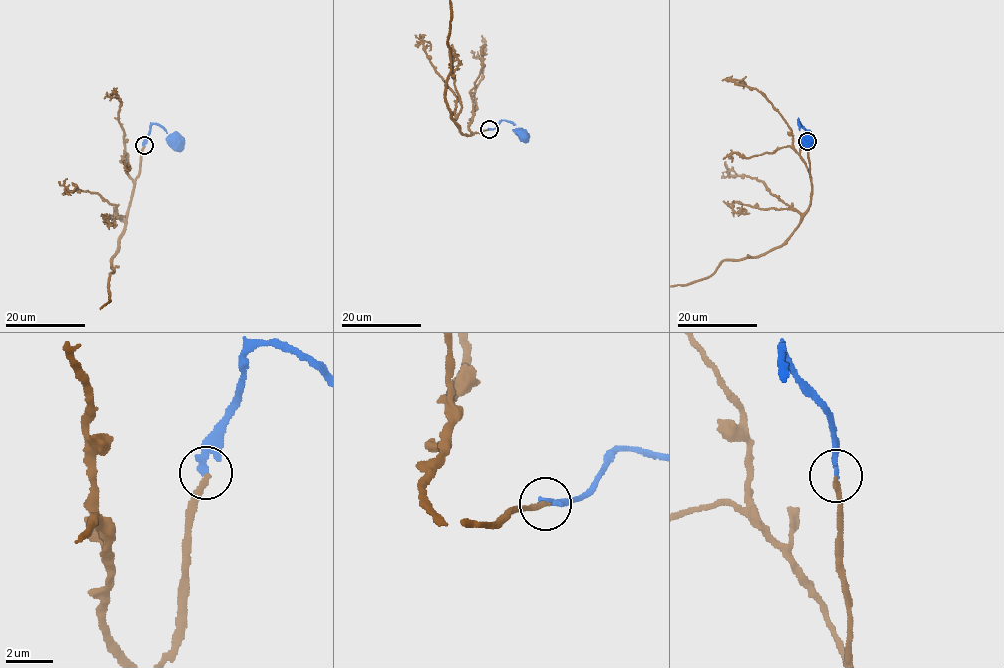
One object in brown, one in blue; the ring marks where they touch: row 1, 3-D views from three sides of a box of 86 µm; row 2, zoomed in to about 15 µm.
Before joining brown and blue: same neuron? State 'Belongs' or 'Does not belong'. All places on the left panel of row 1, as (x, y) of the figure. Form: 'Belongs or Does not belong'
Does not belong

